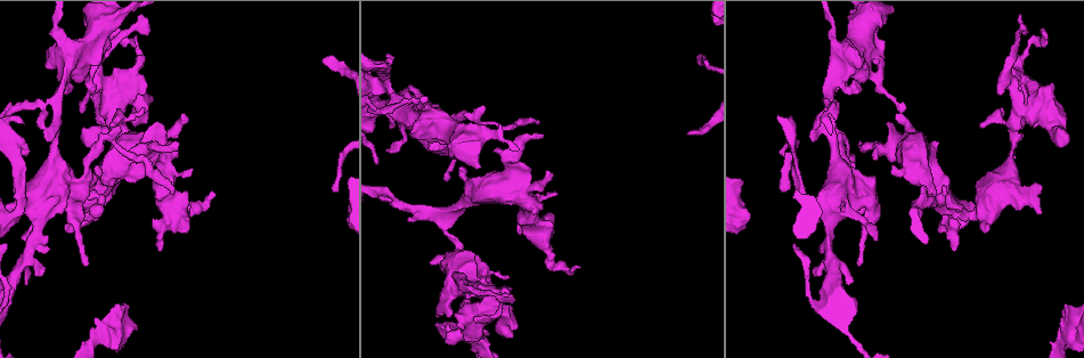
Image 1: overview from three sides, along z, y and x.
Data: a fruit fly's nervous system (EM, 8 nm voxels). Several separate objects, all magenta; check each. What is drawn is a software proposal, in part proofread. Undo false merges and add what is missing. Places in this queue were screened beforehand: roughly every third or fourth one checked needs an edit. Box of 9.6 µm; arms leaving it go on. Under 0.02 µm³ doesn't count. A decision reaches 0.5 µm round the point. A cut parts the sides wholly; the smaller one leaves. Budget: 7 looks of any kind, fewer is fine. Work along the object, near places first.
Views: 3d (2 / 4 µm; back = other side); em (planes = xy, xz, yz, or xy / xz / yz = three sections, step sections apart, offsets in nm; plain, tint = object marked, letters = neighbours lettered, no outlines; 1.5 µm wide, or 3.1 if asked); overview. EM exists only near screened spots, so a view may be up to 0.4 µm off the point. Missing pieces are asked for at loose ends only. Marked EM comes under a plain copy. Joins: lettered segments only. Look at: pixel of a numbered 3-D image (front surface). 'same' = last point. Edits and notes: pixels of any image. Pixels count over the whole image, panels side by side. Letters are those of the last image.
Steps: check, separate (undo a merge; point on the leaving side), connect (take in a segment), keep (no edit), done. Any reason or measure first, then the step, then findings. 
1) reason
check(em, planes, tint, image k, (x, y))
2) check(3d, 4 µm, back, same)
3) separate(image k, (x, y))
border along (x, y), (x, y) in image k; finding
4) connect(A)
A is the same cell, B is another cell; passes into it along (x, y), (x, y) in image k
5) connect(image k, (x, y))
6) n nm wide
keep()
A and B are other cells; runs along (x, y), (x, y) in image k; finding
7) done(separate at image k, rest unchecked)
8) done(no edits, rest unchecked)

free end
check(em, xy, step 4, letters, image 1, (475, 316))

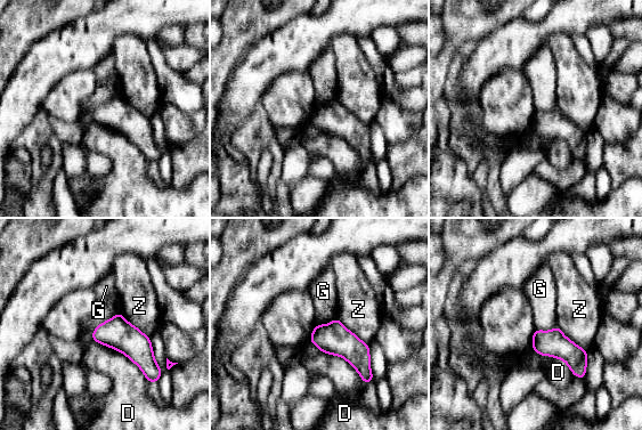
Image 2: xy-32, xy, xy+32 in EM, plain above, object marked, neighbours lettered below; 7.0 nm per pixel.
keep()
D, G and Z are other cells; border along (92, 340), (124, 354), (148, 382) in image 2; no lettered segment goes on from it

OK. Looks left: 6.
free end
check(em, planes, letters, image 1, (944, 186))

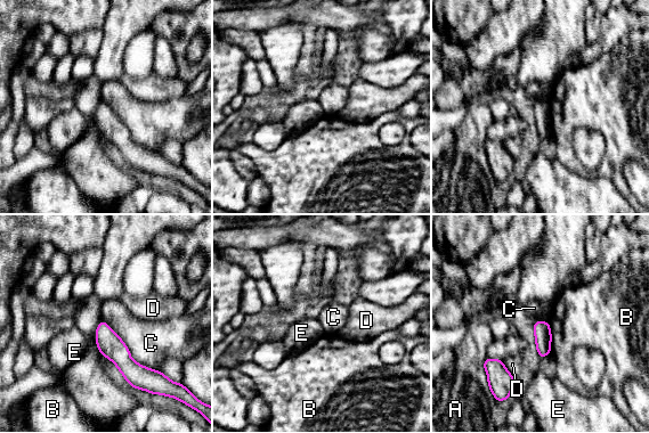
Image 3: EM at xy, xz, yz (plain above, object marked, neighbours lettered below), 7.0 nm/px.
C touches over 500 nm
keep()
A, B, C, D and E are other cells; border along (103, 319), (129, 354), (153, 369) in image 3; no lettered segment goes on from it

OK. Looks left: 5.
branch stops here
check(em, planes, letters, image 1, (21, 122))

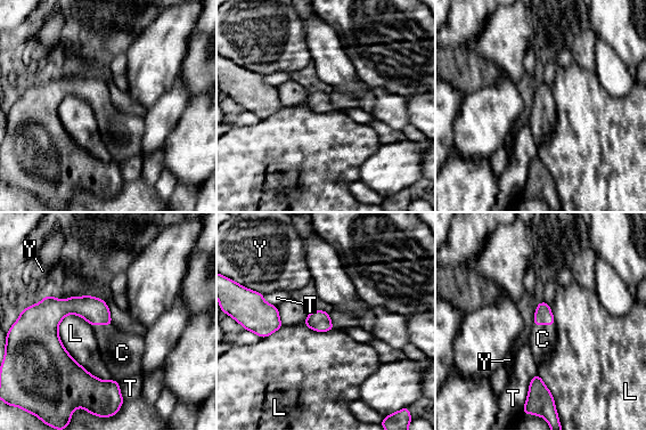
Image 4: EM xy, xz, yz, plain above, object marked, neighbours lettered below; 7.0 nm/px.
130 nm wide
connect(C)
C is the same cell, L, T and Y are other cells; it goes on there

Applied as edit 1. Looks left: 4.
done(connect at image 4, rest unchecked)

